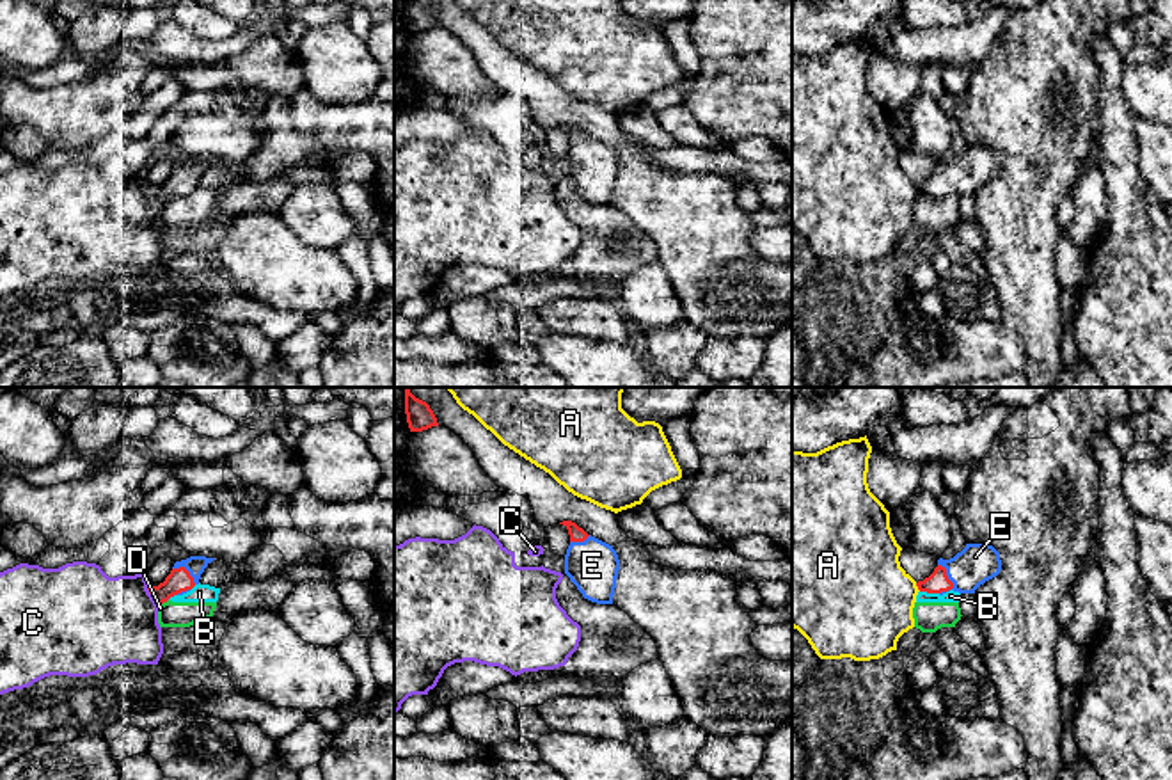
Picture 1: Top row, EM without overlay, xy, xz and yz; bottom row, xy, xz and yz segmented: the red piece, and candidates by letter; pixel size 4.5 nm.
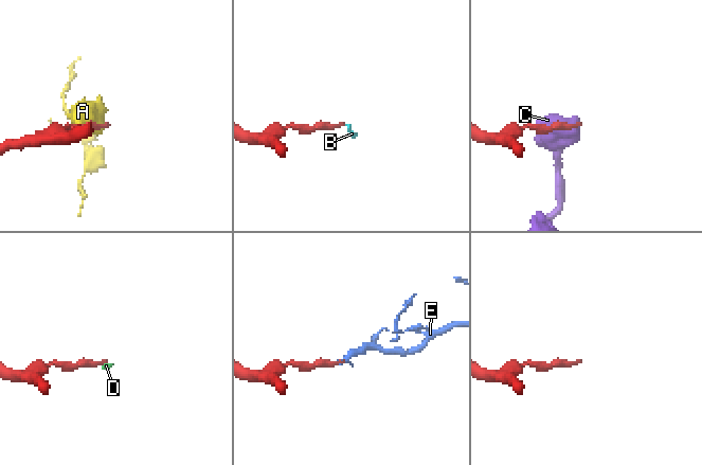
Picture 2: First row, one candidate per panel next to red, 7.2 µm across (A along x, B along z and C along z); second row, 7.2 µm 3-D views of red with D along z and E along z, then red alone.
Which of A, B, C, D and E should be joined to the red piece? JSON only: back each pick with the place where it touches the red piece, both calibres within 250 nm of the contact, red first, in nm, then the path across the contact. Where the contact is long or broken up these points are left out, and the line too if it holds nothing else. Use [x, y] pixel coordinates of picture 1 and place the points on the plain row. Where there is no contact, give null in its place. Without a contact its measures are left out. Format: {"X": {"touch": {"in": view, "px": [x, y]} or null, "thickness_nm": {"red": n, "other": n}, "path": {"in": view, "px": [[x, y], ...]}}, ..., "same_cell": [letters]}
{"E": {"touch": {"in": "yz", "px": [950, 183]}, "thickness_nm": {"red": 100, "other": 180}, "path": {"in": "yz", "px": [[938, 183], [950, 183], [975, 166]]}}, "same_cell": ["E"]}

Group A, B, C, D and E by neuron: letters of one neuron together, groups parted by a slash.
A / B D / C / E

